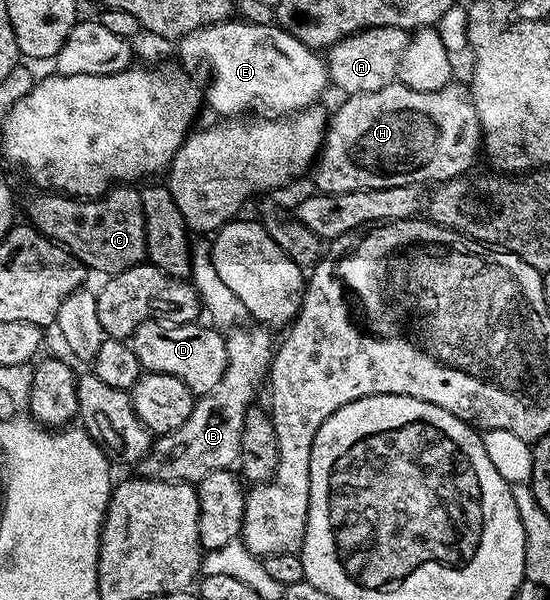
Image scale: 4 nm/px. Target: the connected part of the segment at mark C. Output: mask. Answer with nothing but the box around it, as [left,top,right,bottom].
[26,186,147,273]

